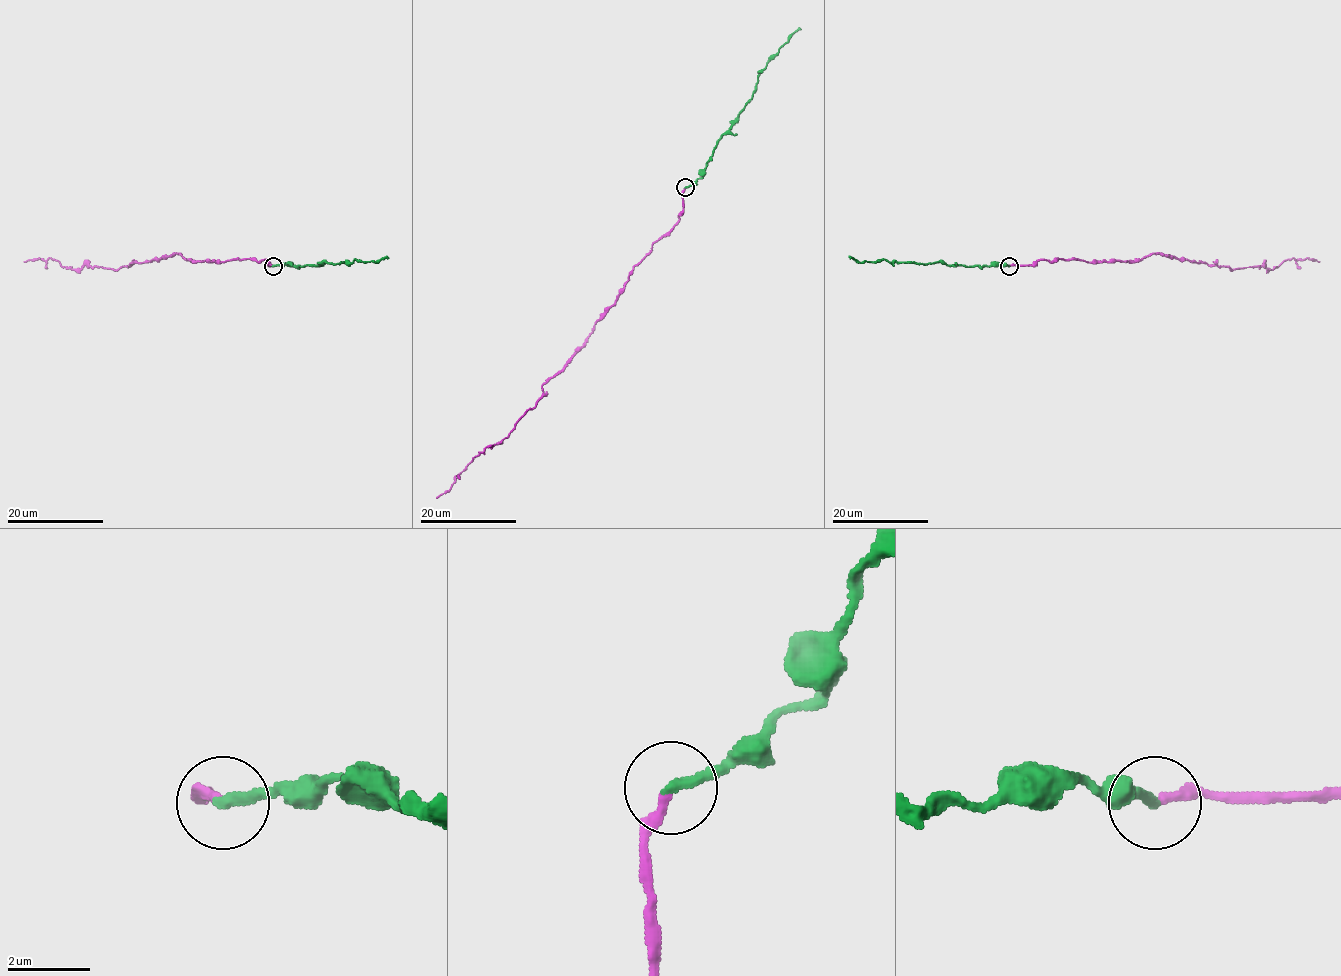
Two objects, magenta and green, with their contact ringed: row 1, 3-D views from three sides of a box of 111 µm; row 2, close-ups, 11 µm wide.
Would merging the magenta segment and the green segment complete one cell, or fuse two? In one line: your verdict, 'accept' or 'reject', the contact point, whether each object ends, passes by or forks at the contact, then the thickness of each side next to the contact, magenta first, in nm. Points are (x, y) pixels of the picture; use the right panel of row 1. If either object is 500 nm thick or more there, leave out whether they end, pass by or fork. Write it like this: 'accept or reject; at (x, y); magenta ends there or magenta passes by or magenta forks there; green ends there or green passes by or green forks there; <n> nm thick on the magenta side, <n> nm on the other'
accept; at (1009, 266); magenta ends there; green ends there; 240 nm thick on the magenta side, 280 nm on the other

